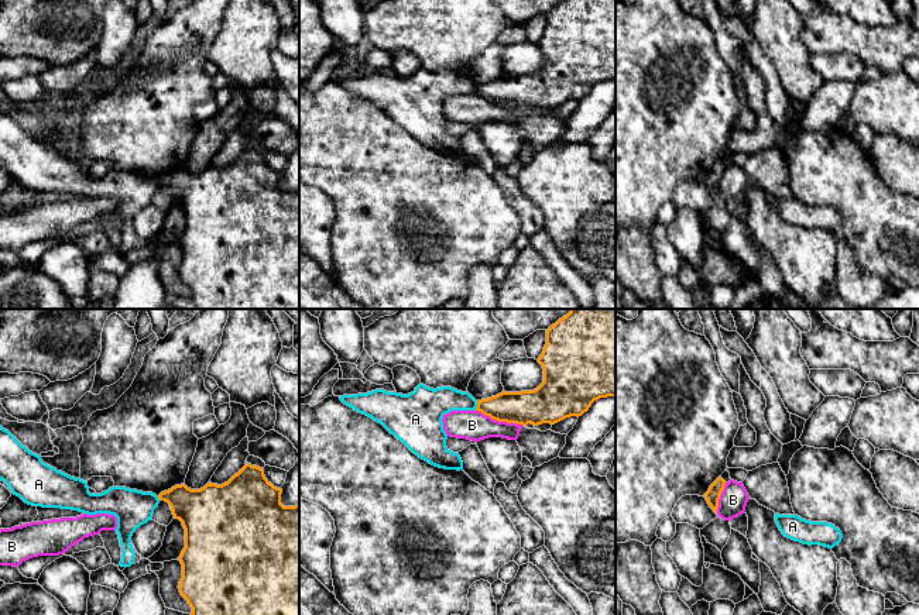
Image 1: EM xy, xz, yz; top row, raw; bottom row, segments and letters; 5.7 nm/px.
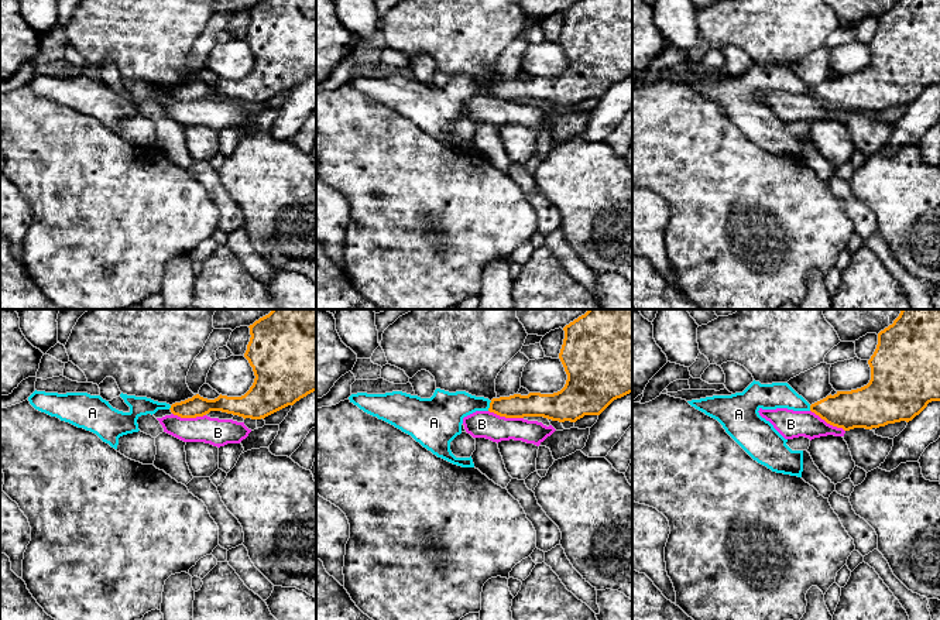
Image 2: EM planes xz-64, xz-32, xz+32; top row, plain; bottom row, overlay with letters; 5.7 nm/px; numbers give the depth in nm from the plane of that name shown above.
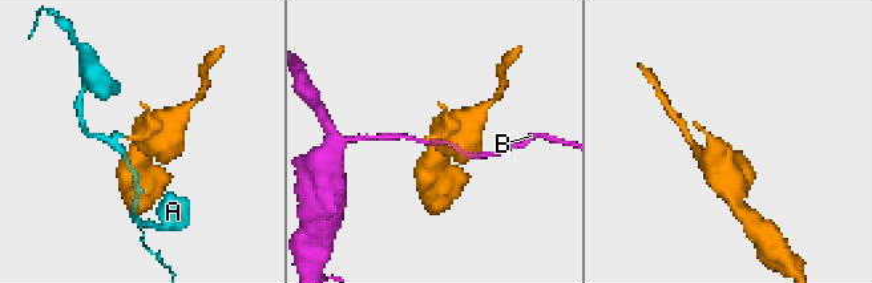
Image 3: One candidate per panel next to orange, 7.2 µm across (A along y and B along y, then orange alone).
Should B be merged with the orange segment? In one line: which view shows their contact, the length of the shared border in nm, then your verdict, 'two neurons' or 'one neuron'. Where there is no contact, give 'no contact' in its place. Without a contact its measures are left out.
xz | 280 nm | two neurons

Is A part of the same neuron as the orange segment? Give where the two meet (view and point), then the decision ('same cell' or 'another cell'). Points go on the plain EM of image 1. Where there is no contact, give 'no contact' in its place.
contact xz (477, 89); another cell

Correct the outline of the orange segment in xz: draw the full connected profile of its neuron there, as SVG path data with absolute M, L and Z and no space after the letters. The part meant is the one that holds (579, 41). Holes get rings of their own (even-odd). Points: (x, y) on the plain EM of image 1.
M563 0L546 14L546 28L538 47L543 52L543 66L534 75L501 76L477 85L476 95L498 106L555 109L570 100L582 100L600 82L615 80L615 0Z

